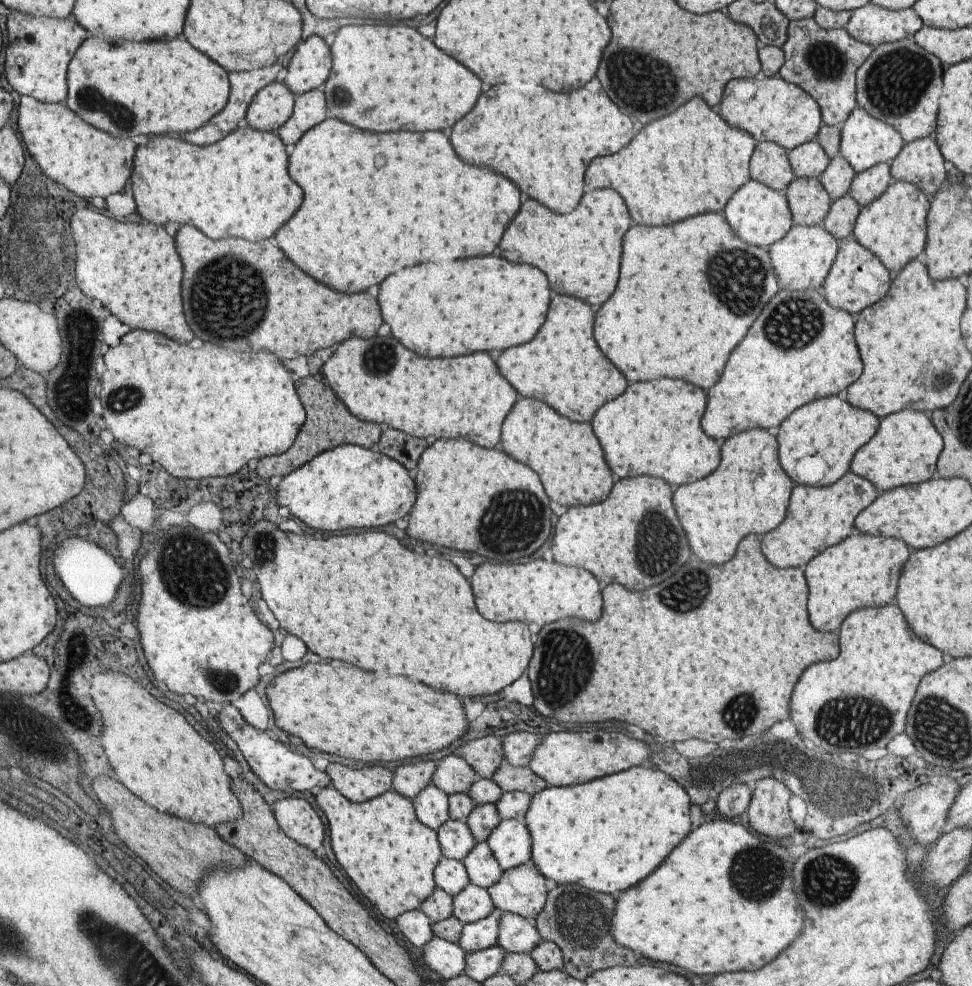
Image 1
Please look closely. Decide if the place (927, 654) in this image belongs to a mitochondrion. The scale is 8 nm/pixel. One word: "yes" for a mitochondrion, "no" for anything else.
no

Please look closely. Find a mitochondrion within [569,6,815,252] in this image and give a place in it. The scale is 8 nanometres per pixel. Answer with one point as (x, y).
(640, 81)

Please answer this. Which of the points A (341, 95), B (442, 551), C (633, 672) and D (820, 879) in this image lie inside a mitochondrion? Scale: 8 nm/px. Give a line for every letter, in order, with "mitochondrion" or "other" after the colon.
A: mitochondrion
B: other
C: other
D: mitochondrion

